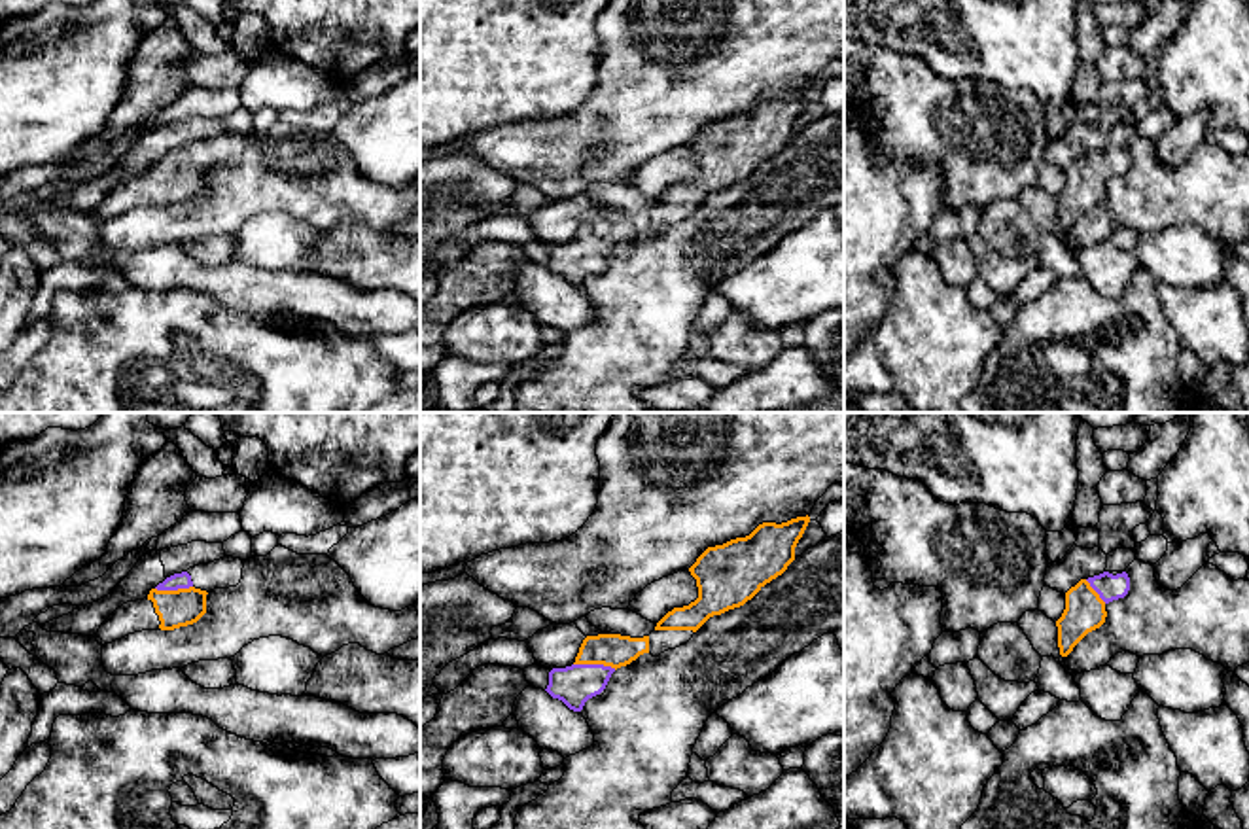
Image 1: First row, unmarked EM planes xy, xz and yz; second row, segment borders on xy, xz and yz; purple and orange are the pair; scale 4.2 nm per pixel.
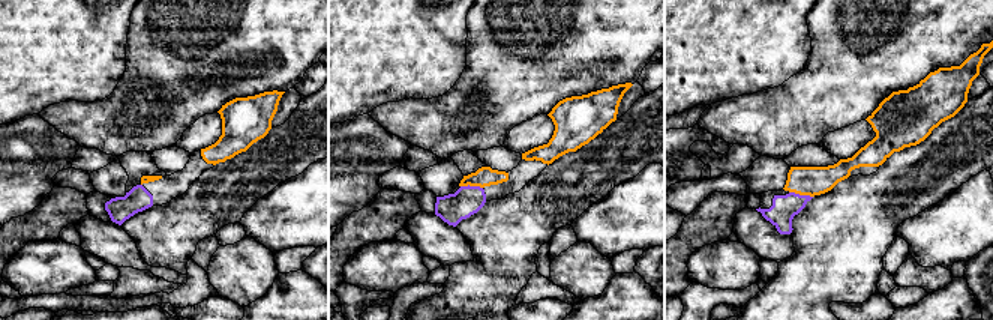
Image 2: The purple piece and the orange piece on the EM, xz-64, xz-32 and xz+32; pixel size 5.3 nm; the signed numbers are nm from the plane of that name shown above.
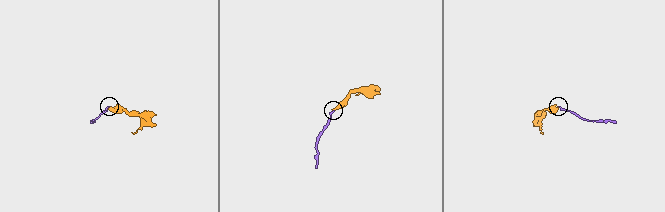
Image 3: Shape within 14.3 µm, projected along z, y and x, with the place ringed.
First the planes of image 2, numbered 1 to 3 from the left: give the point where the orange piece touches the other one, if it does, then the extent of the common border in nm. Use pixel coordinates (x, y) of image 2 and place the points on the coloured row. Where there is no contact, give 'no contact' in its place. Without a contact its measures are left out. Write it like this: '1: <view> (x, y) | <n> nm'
1: no contact
2: xz-32 (471, 187) | 120 nm
3: xz+32 (801, 196) | 130 nm

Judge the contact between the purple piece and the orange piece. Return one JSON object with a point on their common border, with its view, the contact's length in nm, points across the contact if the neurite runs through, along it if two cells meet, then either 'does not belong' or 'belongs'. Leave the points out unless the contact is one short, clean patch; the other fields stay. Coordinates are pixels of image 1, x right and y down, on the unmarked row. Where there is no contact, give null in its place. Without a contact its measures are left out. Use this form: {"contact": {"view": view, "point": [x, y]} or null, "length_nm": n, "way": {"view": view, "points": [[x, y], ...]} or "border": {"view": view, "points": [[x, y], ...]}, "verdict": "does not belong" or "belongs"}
{"contact": {"view": "xz", "point": [595, 241]}, "length_nm": 190, "way": {"view": "xz", "points": [[574, 262], [595, 241], [612, 226]]}, "verdict": "belongs"}

